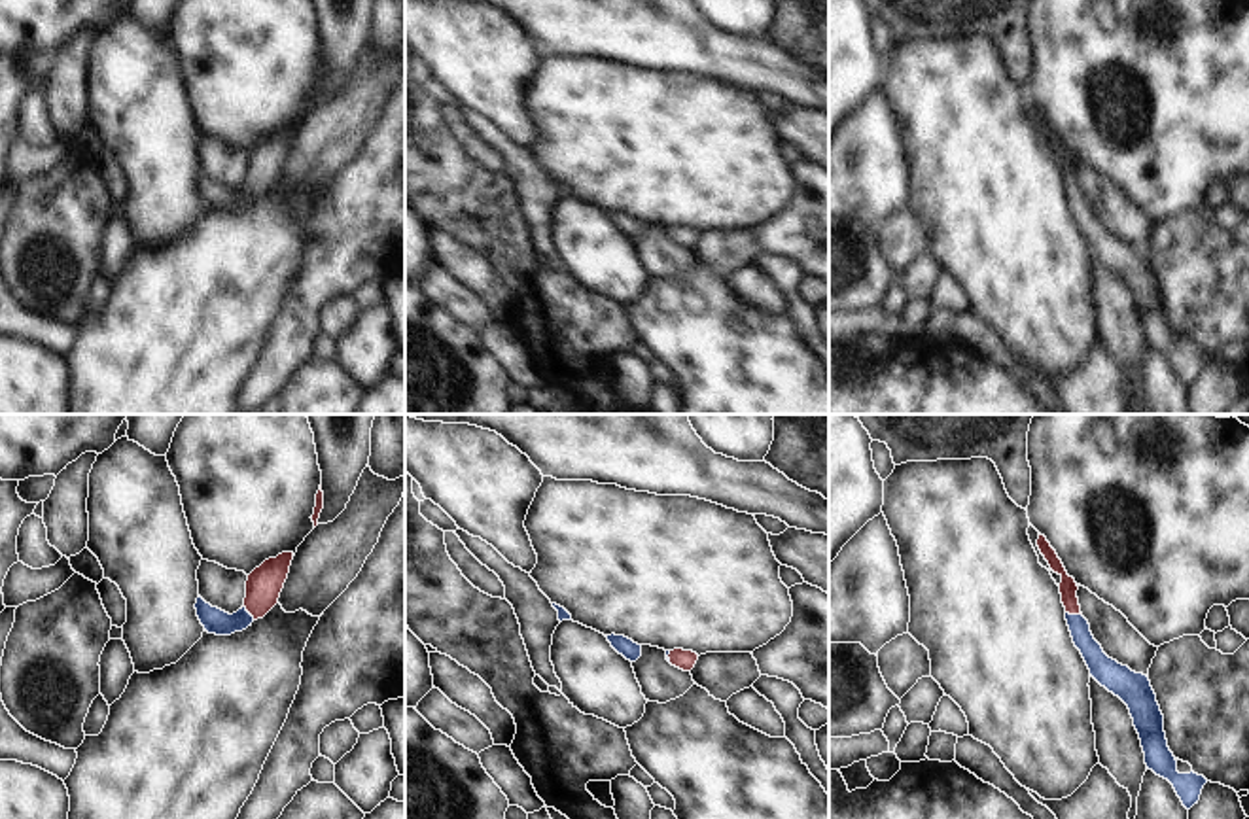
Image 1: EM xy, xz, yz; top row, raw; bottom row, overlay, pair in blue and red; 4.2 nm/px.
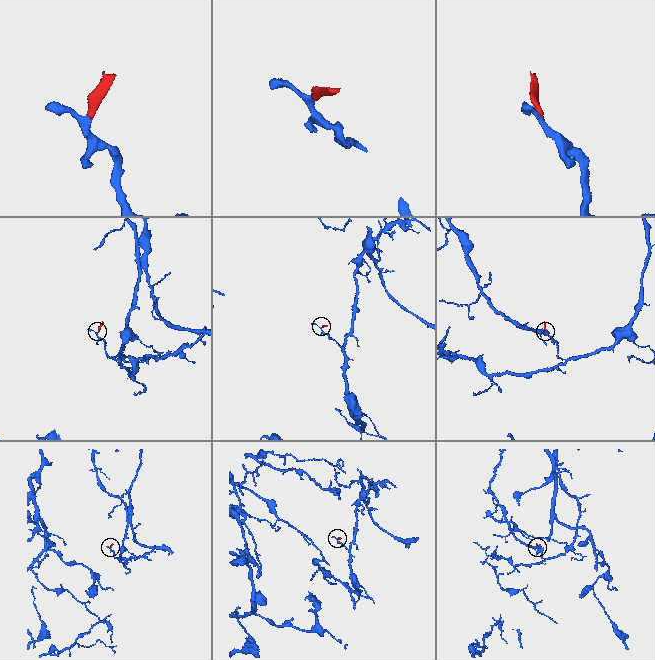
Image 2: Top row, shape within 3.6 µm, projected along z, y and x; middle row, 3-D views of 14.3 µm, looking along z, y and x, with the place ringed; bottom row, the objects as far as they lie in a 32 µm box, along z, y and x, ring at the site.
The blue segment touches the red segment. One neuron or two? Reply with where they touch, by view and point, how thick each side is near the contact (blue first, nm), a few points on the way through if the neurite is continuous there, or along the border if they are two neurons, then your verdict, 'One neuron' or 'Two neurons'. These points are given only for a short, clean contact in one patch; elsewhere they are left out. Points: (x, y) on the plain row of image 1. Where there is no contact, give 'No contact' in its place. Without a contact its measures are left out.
Touches blue at yz (1073, 191). Thickness 100 nm (blue) against 80 nm. Path across: yz (1100, 241), (1083, 216), (1073, 191), (1068, 163). One neuron.

